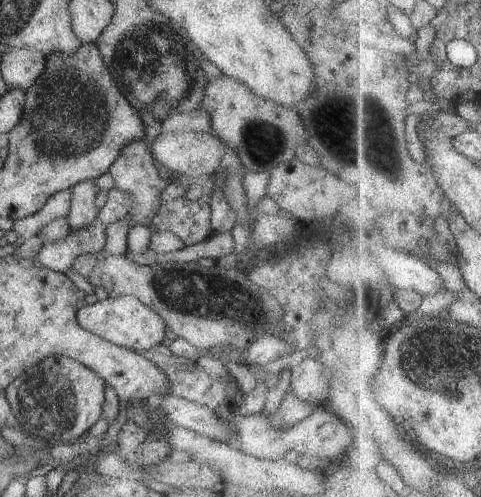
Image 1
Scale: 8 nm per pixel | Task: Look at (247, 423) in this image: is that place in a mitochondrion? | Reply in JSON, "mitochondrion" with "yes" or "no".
{"mitochondrion":"no"}

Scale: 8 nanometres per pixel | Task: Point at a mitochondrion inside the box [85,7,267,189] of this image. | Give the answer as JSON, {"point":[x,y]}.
{"point":[147,65]}

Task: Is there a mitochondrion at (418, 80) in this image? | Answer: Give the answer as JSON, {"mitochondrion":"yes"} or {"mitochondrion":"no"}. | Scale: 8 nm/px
{"mitochondrion":"no"}

